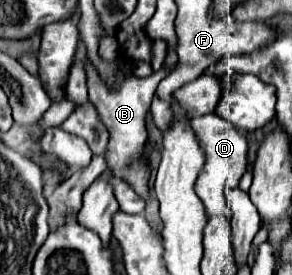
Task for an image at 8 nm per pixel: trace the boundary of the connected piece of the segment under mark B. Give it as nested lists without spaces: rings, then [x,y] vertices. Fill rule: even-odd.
[[[82,42],[78,44],[74,58],[80,60],[80,62],[84,62],[88,98],[94,104],[100,122],[108,130],[108,146],[106,146],[106,154],[104,154],[106,156],[106,170],[112,170],[112,174],[116,178],[122,178],[124,182],[128,182],[136,190],[136,194],[140,194],[144,198],[144,202],[146,202],[144,216],[150,222],[150,226],[154,228],[154,232],[160,234],[162,220],[158,216],[158,200],[156,200],[156,196],[152,196],[150,186],[148,186],[148,182],[150,182],[150,164],[148,164],[148,158],[146,158],[146,138],[148,138],[148,132],[146,132],[146,114],[150,112],[150,102],[152,102],[152,96],[156,92],[158,82],[162,78],[166,78],[174,68],[172,66],[162,66],[152,76],[138,78],[138,76],[132,74],[132,66],[130,64],[124,65],[121,69],[126,72],[125,81],[118,92],[110,92],[108,86],[104,84],[104,80],[100,78],[98,70],[94,68],[94,64],[90,62],[90,58],[86,54],[86,46]]]

